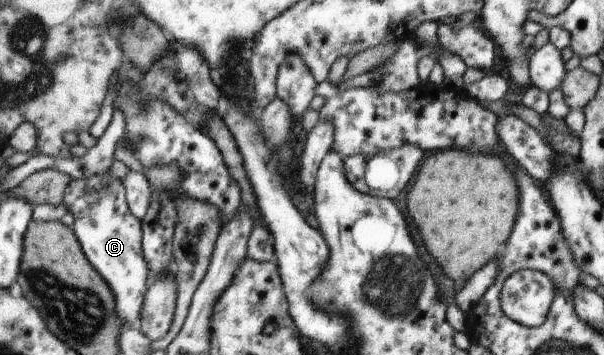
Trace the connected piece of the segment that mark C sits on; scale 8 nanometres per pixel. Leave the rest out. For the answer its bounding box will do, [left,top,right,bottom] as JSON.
[63,173,152,326]

